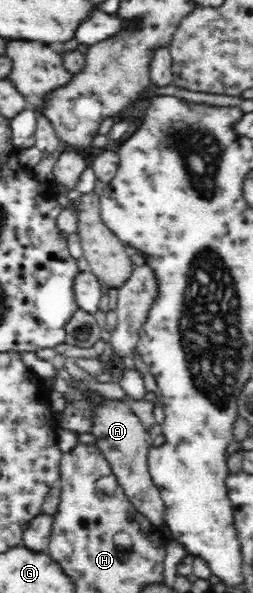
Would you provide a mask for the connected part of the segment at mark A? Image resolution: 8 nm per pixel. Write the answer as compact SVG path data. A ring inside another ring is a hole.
M109 400L105 405L99 407L95 417L95 427L92 433L95 435L95 444L99 450L107 455L111 462L111 468L117 474L119 484L123 486L125 494L143 516L145 516L156 527L165 524L167 509L165 502L160 496L159 488L152 482L146 466L146 457L151 447L152 437L145 431L140 417L129 411L129 408L119 400Z

